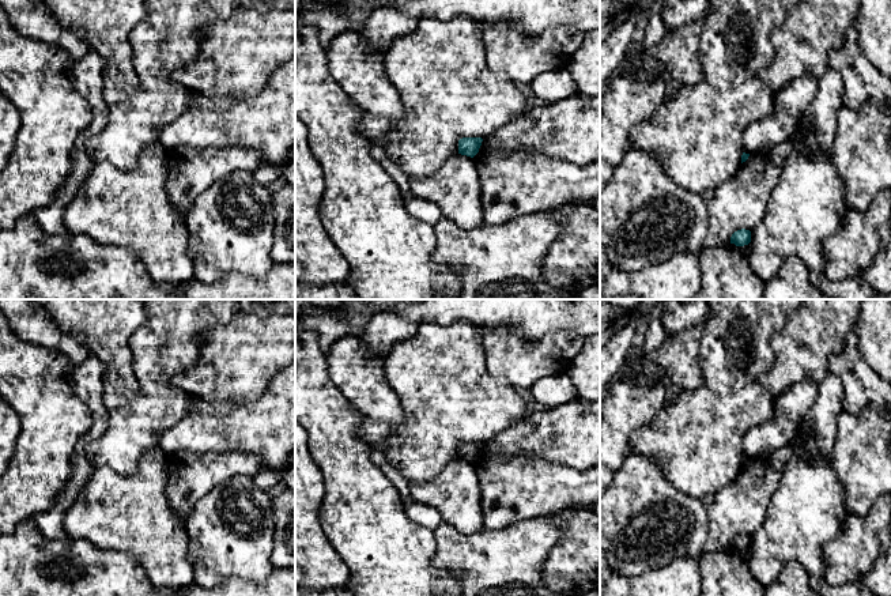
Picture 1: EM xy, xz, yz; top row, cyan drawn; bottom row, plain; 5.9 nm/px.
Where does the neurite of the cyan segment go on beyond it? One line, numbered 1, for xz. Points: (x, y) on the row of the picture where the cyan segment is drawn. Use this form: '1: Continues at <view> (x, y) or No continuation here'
1: No continuation here

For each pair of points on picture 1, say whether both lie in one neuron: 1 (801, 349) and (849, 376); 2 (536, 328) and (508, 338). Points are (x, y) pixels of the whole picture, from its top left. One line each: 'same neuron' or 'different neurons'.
1: different neurons
2: different neurons

